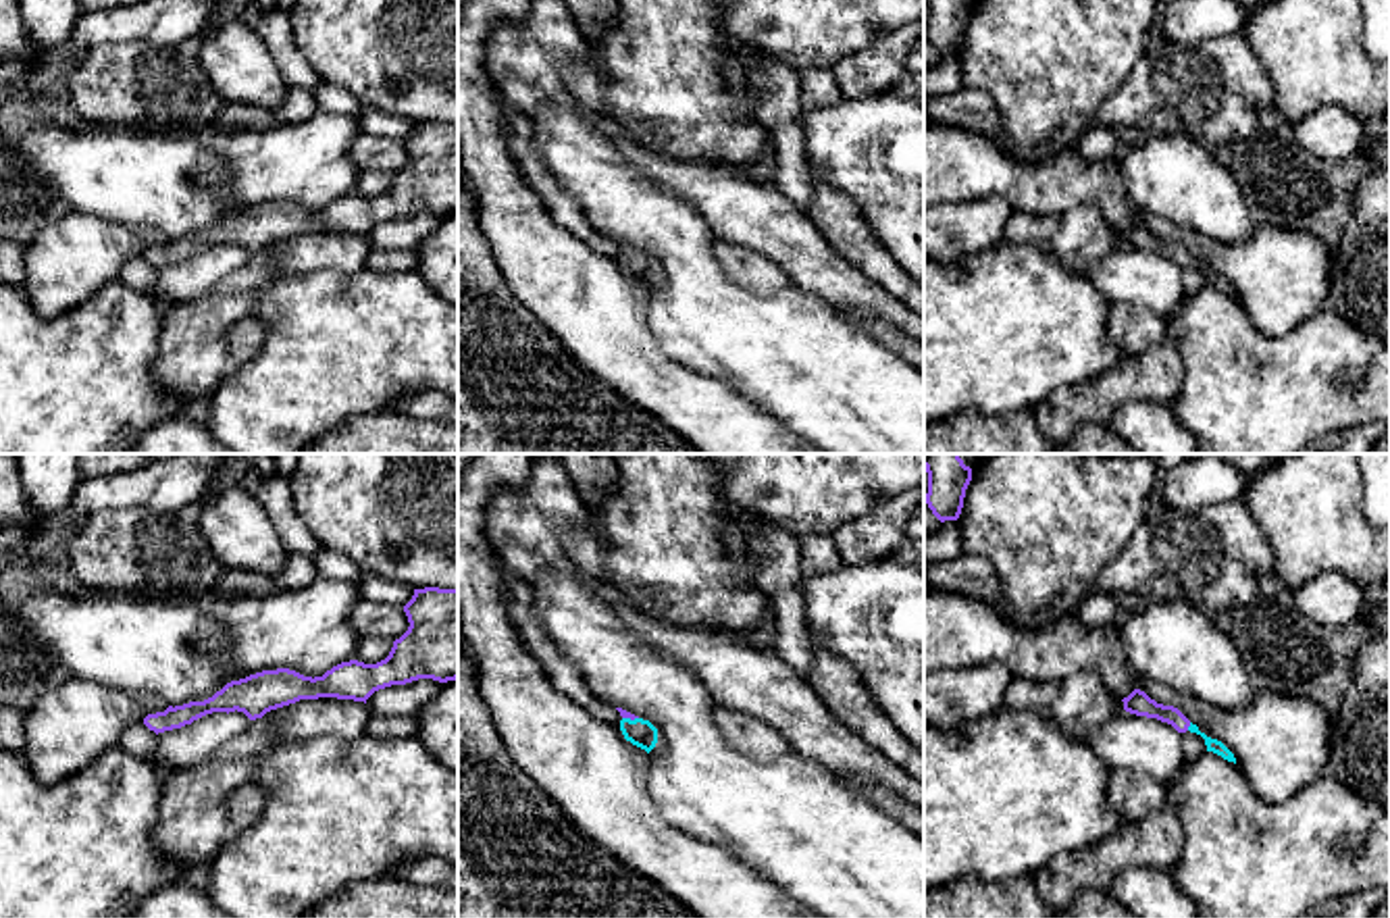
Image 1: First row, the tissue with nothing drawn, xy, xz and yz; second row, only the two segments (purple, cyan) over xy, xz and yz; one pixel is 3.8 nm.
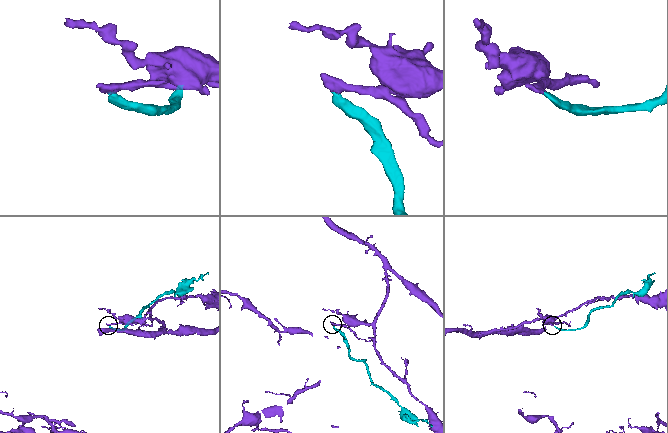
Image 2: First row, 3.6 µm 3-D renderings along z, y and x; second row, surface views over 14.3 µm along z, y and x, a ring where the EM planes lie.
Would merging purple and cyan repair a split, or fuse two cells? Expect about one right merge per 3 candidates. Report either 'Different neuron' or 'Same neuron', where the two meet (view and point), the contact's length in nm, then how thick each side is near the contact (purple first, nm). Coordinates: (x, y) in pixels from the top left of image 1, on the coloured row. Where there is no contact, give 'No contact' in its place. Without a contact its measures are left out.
Same neuron. Touches purple at yz (1189, 725). Shared border 40 nm. Thickness 90 nm (purple) against 50 nm

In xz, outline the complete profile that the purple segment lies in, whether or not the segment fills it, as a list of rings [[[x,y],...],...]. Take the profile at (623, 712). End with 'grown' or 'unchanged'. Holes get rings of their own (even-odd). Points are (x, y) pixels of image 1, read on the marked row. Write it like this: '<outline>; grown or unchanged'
[[[622,708],[616,710],[622,716],[620,731],[624,739],[649,754],[658,743],[658,729],[649,720],[643,720]]]; grown

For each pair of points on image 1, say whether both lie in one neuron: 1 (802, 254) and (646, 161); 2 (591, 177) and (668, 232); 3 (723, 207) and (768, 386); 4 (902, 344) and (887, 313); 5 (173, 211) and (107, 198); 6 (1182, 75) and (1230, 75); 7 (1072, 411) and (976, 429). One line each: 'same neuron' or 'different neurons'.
1: same neuron
2: same neuron
3: different neurons
4: different neurons
5: same neuron
6: same neuron
7: different neurons

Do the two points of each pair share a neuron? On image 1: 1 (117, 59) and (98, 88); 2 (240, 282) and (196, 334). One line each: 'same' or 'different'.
1: same
2: same

